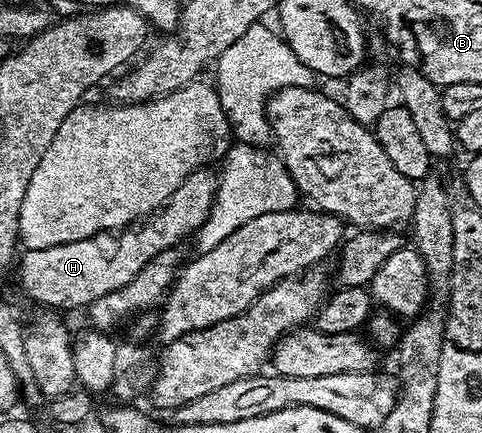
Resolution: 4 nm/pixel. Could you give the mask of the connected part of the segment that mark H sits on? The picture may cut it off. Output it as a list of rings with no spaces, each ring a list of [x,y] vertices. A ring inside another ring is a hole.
[[[205,170],[192,171],[166,203],[136,225],[126,225],[118,231],[101,231],[98,235],[83,241],[71,241],[67,245],[26,250],[21,259],[22,289],[35,302],[46,303],[49,306],[46,308],[62,312],[72,307],[87,309],[99,301],[99,297],[107,297],[107,293],[115,293],[115,289],[123,289],[123,285],[134,279],[158,253],[174,248],[177,239],[184,235],[192,236],[207,221],[219,197],[216,173]]]

